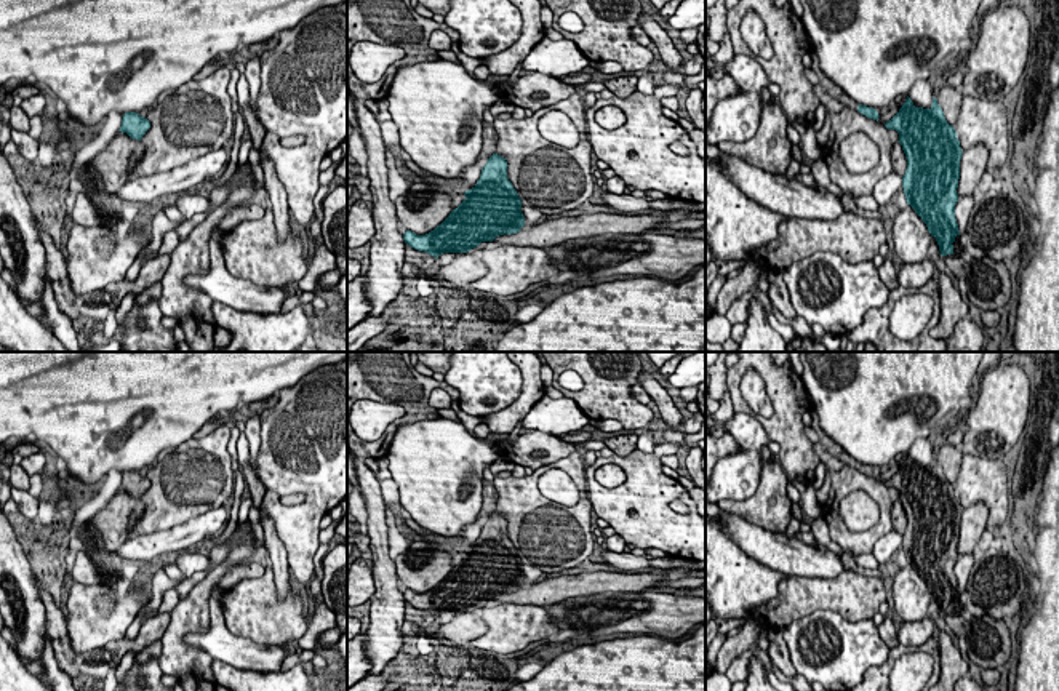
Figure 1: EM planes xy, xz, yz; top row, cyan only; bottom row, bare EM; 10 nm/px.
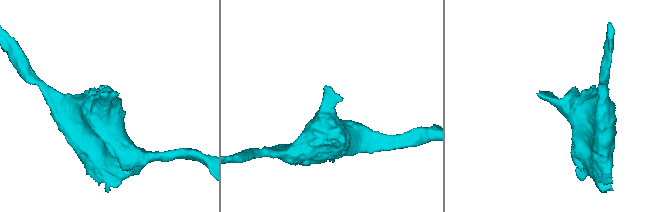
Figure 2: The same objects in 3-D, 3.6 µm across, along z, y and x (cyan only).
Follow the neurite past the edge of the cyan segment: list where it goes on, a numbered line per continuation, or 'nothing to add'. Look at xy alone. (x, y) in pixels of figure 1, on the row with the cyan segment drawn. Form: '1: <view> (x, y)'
nothing to add

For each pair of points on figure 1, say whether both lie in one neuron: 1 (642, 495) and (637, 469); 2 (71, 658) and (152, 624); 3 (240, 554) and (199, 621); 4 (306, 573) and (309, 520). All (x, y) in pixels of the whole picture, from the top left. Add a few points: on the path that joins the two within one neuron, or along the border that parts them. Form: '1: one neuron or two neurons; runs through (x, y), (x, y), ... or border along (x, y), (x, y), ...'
1: one neuron; runs through (642, 488), (642, 475)
2: one neuron; runs through (91, 658), (109, 658), (123, 645), (135, 645)
3: one neuron; runs through (223, 568), (202, 589), (199, 603)
4: one neuron; runs through (304, 560), (304, 533)

